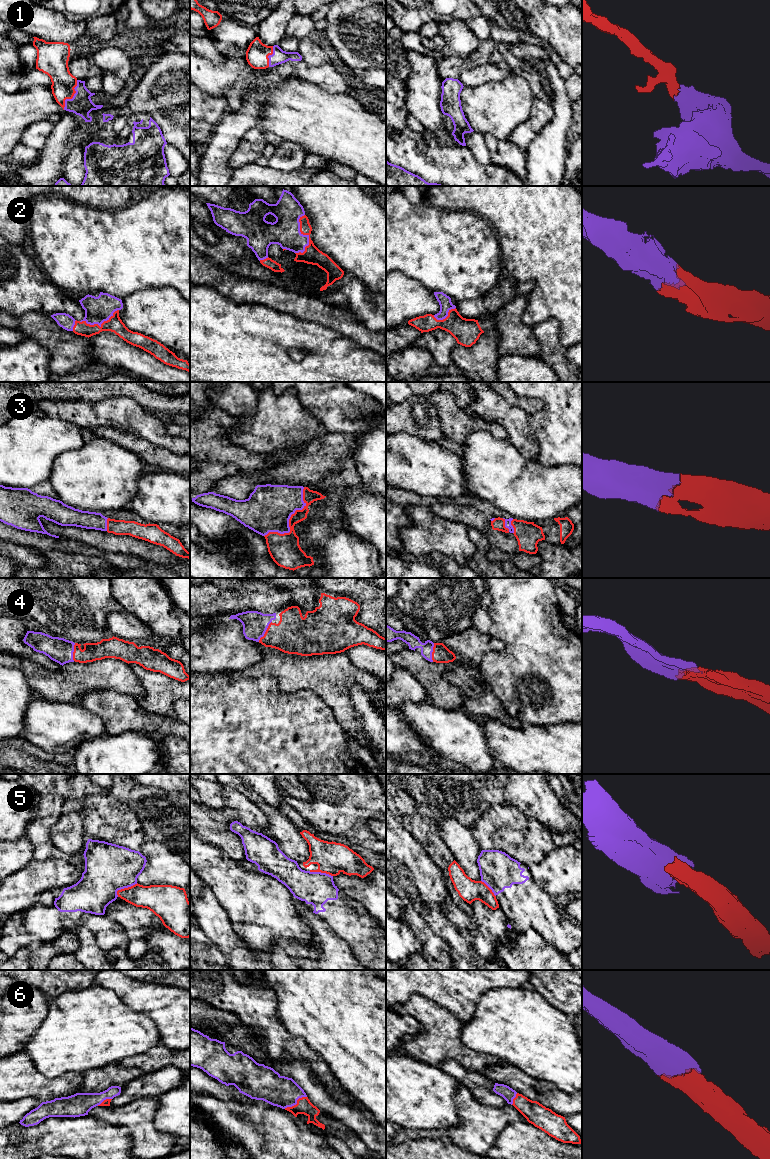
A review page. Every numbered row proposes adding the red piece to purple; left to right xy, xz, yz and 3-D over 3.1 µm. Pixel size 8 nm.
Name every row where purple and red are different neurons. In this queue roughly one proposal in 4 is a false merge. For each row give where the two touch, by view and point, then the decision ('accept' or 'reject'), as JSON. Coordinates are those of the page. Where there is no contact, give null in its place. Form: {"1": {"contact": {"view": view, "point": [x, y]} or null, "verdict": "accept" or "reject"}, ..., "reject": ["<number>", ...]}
{"1": {"contact": {"view": "xy", "point": [73, 97]}, "verdict": "accept"}, "2": {"contact": {"view": "xz", "point": [307, 235]}, "verdict": "accept"}, "3": {"contact": {"view": "xz", "point": [288, 520]}, "verdict": "accept"}, "4": {"contact": {"view": "xz", "point": [265, 631]}, "verdict": "accept"}, "5": {"contact": {"view": "xy", "point": [124, 887]}, "verdict": "reject"}, "6": {"contact": {"view": "xz", "point": [296, 1103]}, "verdict": "accept"}, "reject": ["5"]}

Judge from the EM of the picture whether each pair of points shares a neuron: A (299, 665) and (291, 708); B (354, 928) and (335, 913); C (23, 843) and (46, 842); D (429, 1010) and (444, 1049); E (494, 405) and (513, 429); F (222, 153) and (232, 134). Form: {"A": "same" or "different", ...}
{"A": "different", "B": "same", "C": "different", "D": "same", "E": "same", "F": "same"}

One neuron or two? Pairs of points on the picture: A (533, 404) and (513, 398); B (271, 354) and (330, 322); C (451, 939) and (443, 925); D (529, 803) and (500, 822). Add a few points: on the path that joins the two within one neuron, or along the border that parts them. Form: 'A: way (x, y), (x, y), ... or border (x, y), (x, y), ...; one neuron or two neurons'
A: way (528, 404), (518, 401); one neuron
B: border (300, 319), (316, 322), (344, 336); two neurons
C: way (451, 936), (444, 928); one neuron
D: border (507, 803), (515, 805), (527, 817), (540, 822); two neurons

